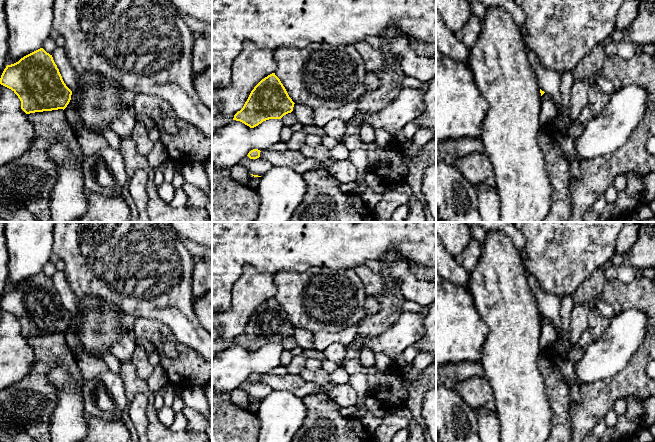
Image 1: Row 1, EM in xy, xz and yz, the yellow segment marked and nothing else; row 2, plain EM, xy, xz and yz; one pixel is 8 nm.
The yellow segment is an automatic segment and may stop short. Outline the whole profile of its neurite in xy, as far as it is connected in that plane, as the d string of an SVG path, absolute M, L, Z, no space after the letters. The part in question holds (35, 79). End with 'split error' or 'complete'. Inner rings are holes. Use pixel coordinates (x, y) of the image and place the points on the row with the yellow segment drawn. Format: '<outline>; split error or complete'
M40 48L7 65L0 84L11 89L26 113L65 109L72 91L64 83L52 55Z; complete

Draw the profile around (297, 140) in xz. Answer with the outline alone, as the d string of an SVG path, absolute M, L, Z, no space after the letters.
M315 124L305 125L300 131L293 132L290 139L286 142L288 149L300 150L305 144L307 136L310 134L315 134L322 138L326 135L324 127L318 127Z

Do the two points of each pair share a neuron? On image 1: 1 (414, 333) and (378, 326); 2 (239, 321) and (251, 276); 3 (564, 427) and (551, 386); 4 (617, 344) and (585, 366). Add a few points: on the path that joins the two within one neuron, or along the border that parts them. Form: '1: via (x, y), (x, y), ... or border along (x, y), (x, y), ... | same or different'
1: border along (402, 312), (380, 333), (366, 337) | different
2: via (241, 310), (251, 287) | same
3: via (561, 417), (559, 396) | same
4: via (609, 352), (593, 366) | same

